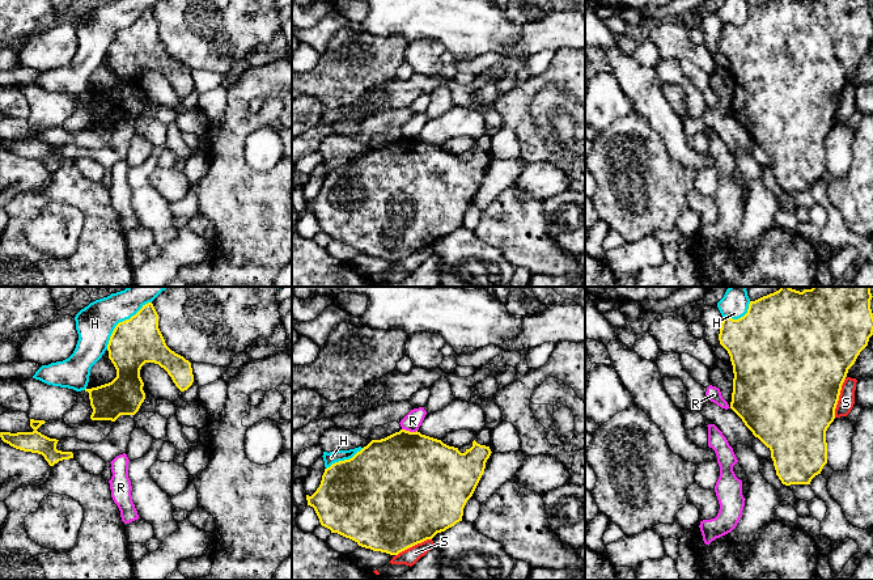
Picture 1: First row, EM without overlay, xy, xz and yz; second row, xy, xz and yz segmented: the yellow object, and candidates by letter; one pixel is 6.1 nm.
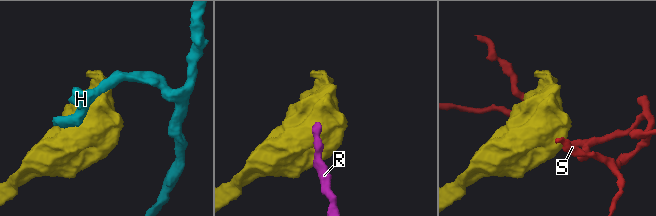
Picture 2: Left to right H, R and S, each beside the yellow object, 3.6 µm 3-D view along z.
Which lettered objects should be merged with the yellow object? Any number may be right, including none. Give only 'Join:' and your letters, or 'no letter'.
Join: no letter

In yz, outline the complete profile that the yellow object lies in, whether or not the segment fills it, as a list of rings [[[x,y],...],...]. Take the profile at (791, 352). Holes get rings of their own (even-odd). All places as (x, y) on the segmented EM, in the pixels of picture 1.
[[[780,287],[780,289],[774,293],[750,301],[747,313],[743,317],[738,319],[722,317],[719,340],[730,356],[734,373],[730,408],[742,419],[753,435],[771,450],[776,475],[785,486],[810,484],[811,479],[821,474],[823,466],[827,463],[826,431],[835,419],[835,408],[842,385],[848,369],[855,364],[857,356],[868,346],[869,338],[873,335],[872,297],[870,287],[813,287],[802,292],[792,289],[791,287]]]

